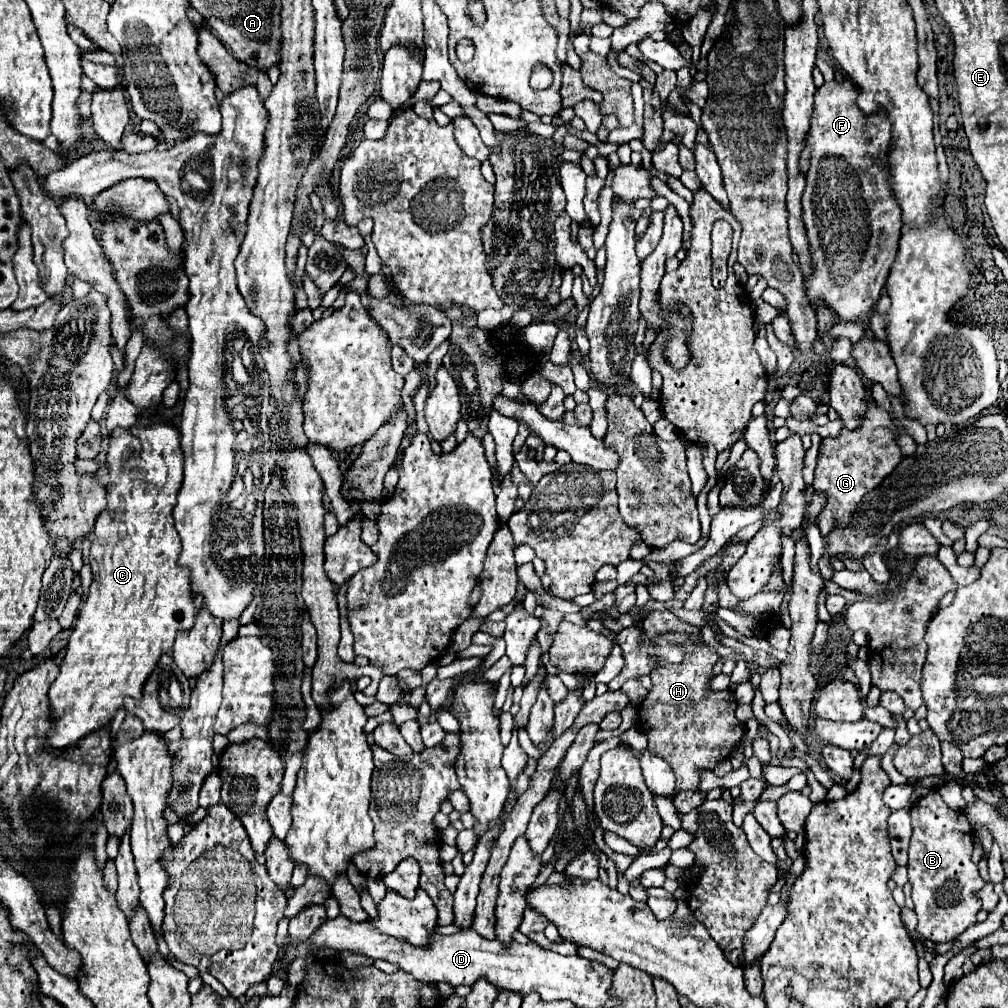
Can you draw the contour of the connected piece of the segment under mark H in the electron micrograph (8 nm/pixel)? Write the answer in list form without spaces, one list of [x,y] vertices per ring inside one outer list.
[[[650,612],[644,622],[644,638],[652,642],[654,638],[670,632],[682,632],[686,636],[696,636],[696,652],[684,654],[680,664],[672,664],[664,658],[652,656],[656,660],[652,678],[652,690],[638,706],[638,722],[648,736],[648,748],[658,756],[666,758],[676,774],[676,790],[696,790],[698,768],[714,768],[720,760],[728,758],[732,748],[744,736],[744,724],[736,718],[736,698],[732,690],[712,690],[712,668],[720,658],[710,646],[702,644],[700,628],[682,622],[672,612]]]

